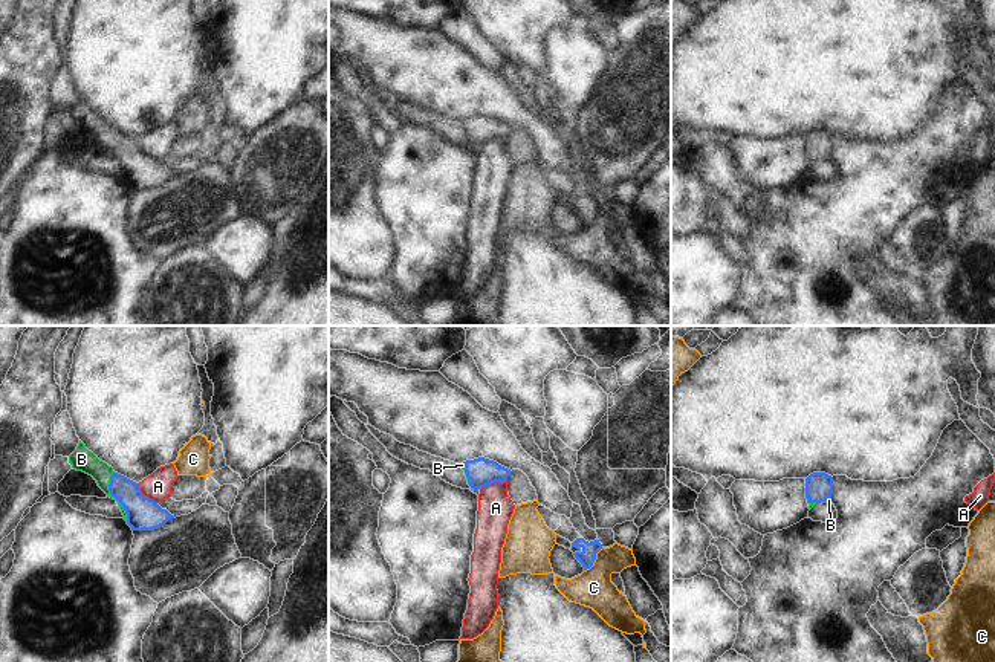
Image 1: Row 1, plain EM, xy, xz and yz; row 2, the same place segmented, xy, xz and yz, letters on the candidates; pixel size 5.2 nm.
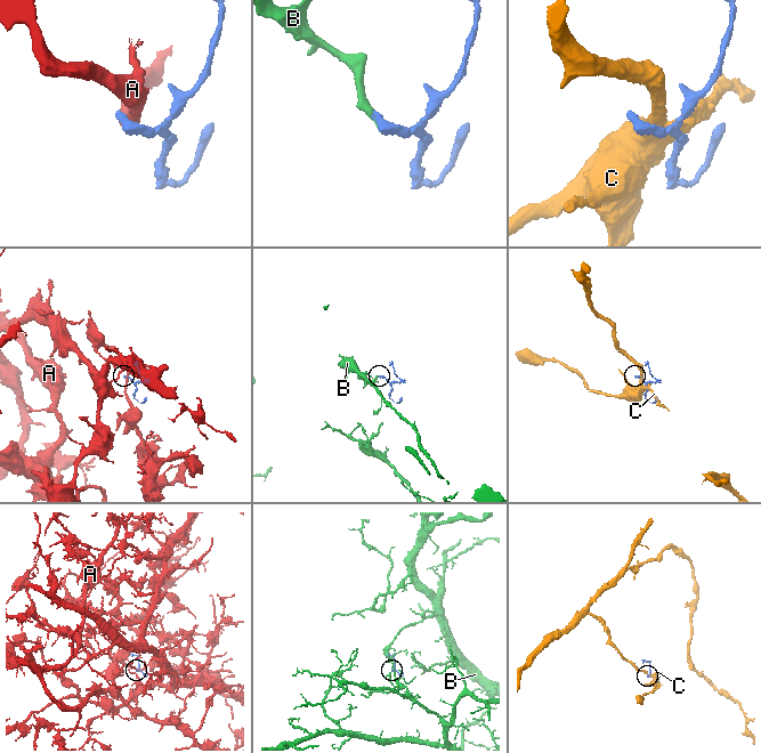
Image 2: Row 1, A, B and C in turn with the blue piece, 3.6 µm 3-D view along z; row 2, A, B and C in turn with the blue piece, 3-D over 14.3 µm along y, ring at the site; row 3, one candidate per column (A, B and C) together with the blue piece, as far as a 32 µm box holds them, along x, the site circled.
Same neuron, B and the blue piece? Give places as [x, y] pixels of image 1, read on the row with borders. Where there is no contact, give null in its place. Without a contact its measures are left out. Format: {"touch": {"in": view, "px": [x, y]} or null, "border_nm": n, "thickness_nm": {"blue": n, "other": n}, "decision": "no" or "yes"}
{"touch": {"in": "xy", "px": [112, 496]}, "border_nm": 280, "thickness_nm": {"blue": 180, "other": 120}, "decision": "yes"}

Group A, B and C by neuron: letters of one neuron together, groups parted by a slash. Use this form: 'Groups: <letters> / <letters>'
Groups: A / B / C.

